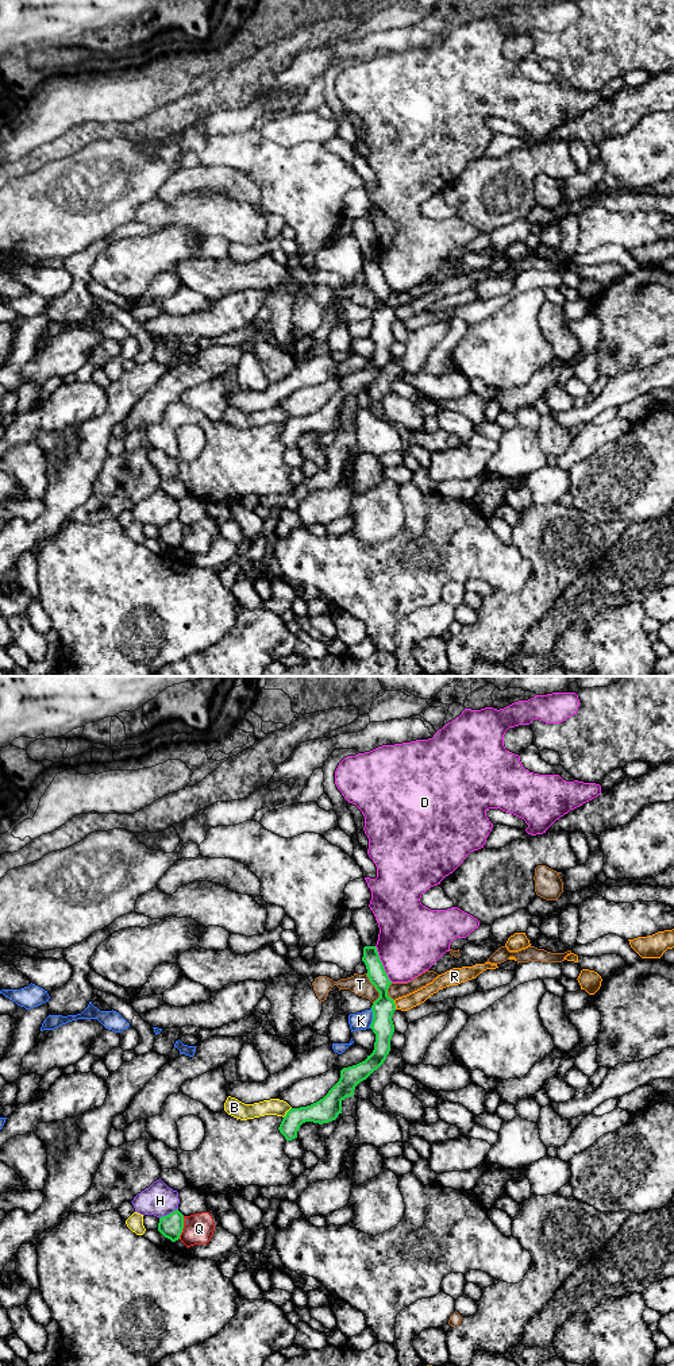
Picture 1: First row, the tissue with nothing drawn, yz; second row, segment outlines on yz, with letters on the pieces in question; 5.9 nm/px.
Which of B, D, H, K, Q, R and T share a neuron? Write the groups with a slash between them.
B / D / H / K / Q / R / T

